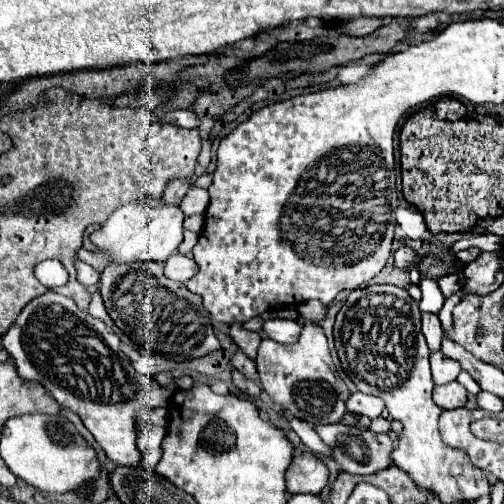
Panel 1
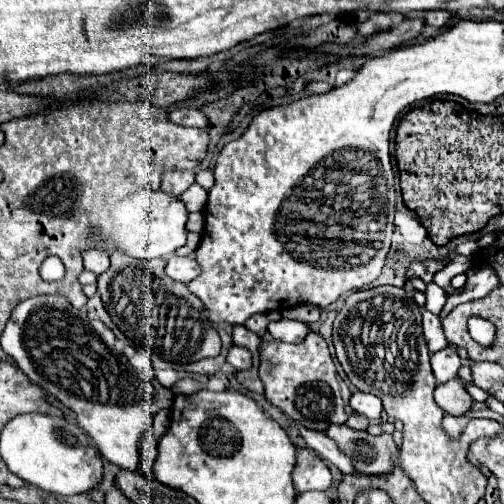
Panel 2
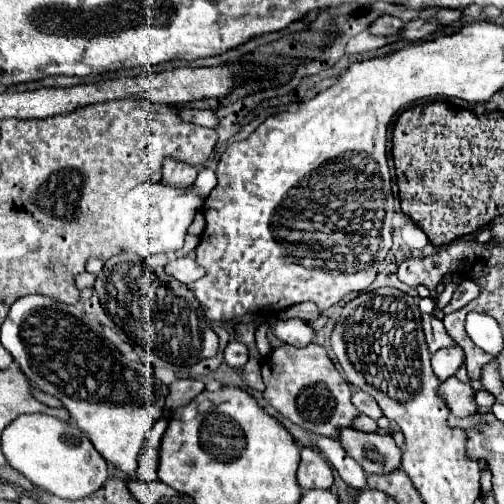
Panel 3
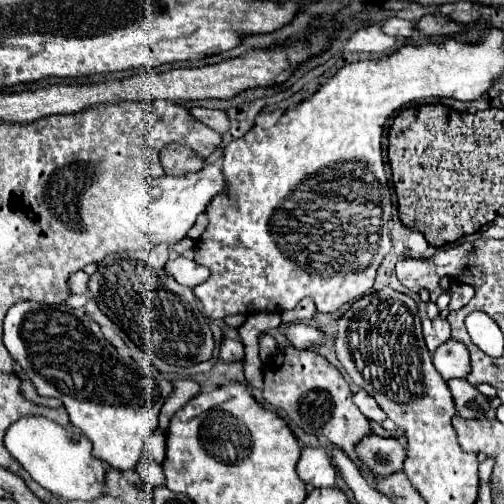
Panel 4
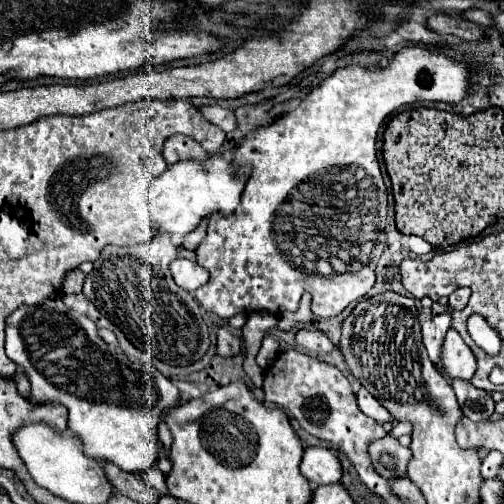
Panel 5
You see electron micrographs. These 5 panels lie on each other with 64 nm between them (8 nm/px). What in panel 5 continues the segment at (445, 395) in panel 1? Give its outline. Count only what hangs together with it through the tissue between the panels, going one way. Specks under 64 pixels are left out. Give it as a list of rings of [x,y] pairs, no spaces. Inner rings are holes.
[[[458,378],[452,380],[452,388],[464,416],[468,416],[474,422],[480,422],[492,416],[494,400],[486,390],[478,390],[468,380],[458,380]]]

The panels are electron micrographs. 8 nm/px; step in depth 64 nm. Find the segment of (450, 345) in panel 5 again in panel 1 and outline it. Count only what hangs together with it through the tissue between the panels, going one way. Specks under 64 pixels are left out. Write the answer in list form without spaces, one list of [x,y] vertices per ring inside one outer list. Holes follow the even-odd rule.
[[[442,352],[430,354],[430,366],[432,366],[434,384],[450,384],[456,380],[456,376],[460,372],[460,364],[456,360],[446,358]]]

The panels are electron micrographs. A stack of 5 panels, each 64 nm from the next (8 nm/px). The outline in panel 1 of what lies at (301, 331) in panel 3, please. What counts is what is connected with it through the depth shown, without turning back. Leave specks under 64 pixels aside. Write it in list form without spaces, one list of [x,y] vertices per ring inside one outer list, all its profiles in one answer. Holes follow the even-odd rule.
[[[270,318],[264,322],[262,332],[266,338],[280,342],[280,344],[292,344],[300,336],[300,324],[292,320],[280,320],[280,318]]]

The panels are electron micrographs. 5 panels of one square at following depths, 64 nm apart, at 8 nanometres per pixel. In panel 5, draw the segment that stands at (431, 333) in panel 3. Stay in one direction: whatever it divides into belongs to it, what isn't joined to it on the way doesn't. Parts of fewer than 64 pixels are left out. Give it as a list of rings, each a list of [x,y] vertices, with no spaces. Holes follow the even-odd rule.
[[[448,312],[432,316],[428,322],[422,324],[422,342],[428,350],[430,360],[436,366],[440,364],[440,344],[444,342],[444,336],[446,336],[448,328],[450,328],[450,314]]]

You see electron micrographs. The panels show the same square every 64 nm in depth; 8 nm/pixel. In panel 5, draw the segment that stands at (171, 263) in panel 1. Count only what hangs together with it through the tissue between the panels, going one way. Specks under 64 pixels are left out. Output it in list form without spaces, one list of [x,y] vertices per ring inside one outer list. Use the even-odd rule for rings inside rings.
[[[176,258],[170,264],[170,272],[174,276],[174,282],[180,288],[186,288],[188,292],[194,292],[196,288],[200,288],[208,280],[208,270],[188,258]]]

